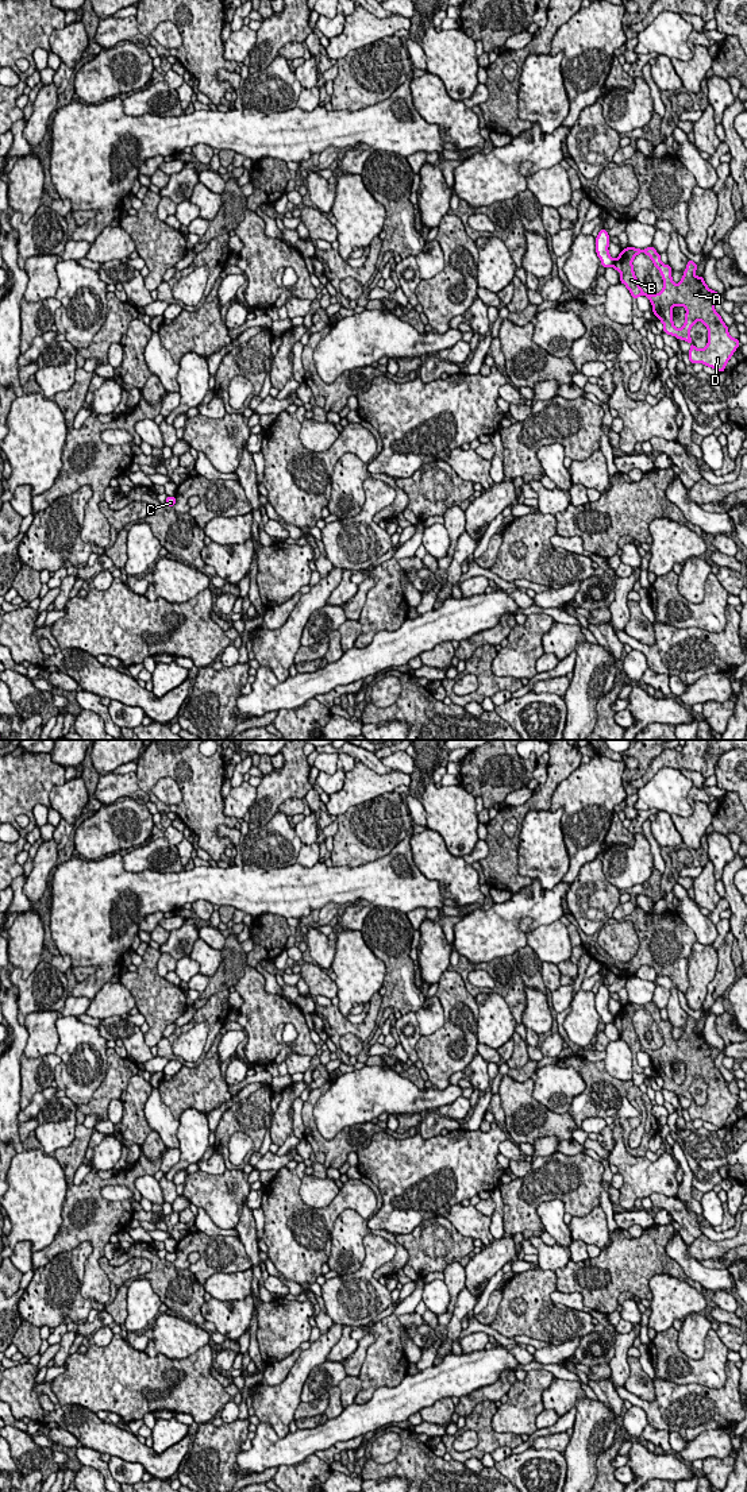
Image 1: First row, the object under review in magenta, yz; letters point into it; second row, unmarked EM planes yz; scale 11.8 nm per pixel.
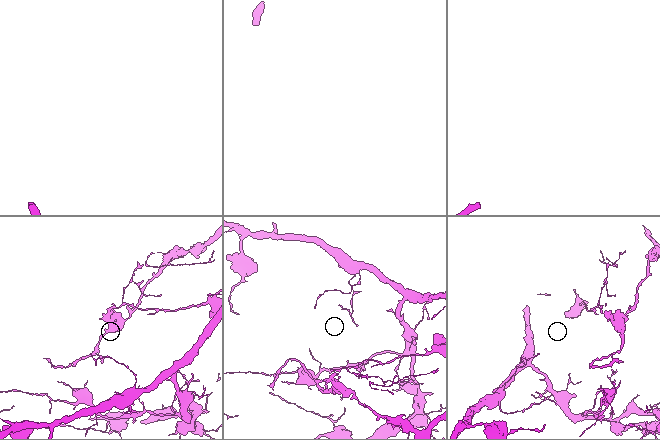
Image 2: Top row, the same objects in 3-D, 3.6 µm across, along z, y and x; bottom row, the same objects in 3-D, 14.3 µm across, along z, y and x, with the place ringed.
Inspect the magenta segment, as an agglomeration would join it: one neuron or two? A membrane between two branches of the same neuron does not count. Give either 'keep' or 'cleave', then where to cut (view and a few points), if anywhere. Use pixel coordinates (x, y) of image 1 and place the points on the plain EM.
cleave | yz (615, 1016), (613, 1022)

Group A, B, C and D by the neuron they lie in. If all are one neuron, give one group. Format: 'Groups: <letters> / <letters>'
Groups: A B D / C

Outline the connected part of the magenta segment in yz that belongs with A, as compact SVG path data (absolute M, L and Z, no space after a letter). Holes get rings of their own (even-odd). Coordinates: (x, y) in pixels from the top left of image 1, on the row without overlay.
M628 1002L625 1006L621 1006L621 1007L620 1007L620 1011L615 1015L615 1022L613 1022L613 1023L615 1023L615 1026L616 1026L617 1029L619 1029L619 1028L621 1029L621 1032L620 1032L620 1038L627 1042L627 1045L629 1046L629 1049L631 1049L631 1052L632 1052L634 1056L636 1056L639 1052L646 1052L646 1053L651 1057L651 1060L652 1060L652 1068L654 1068L655 1073L658 1073L658 1075L662 1077L662 1080L663 1080L663 1083L665 1083L665 1084L663 1084L663 1088L665 1088L665 1090L673 1091L673 1092L675 1092L677 1095L682 1095L682 1096L685 1096L685 1098L688 1098L688 1099L692 1100L692 1103L690 1103L690 1106L689 1106L689 1109L688 1109L689 1117L690 1117L692 1121L693 1121L693 1119L697 1119L697 1118L701 1118L704 1122L709 1122L709 1123L712 1123L712 1125L715 1125L715 1126L717 1126L717 1127L720 1127L720 1129L723 1129L723 1127L725 1126L725 1122L727 1122L729 1114L733 1111L735 1106L740 1102L740 1099L739 1099L739 1095L733 1095L733 1094L729 1092L729 1090L728 1090L728 1083L727 1083L725 1079L723 1077L721 1072L715 1067L715 1059L720 1055L720 1049L711 1046L711 1045L706 1042L706 1040L705 1040L702 1032L701 1032L701 1033L696 1033L696 1032L694 1032L694 1029L696 1029L696 1026L697 1026L697 1019L696 1019L696 1018L693 1018L693 1017L690 1017L690 1015L688 1017L688 1021L686 1021L686 1025L685 1025L685 1028L684 1028L682 1036L681 1036L681 1038L677 1040L677 1041L673 1038L670 1021L669 1021L669 1019L667 1019L667 1021L663 1021L663 1019L661 1018L661 1011L659 1011L659 1009L655 1007L654 1002L650 1002L650 1003L644 1005L644 1006L640 1006L640 1005L635 1005L635 1003L629 1003L629 1002ZM640 1009L647 1010L647 1011L651 1014L654 1022L661 1028L662 1034L663 1034L663 1045L662 1045L661 1049L651 1050L651 1049L644 1049L644 1048L642 1046L642 1044L640 1044L639 1038L638 1038L638 1034L636 1034L636 1032L635 1032L634 1022L632 1022L634 1014L635 1014L638 1010L640 1010ZM678 1061L682 1061L682 1063L686 1065L685 1080L684 1080L684 1083L679 1084L679 1086L674 1083L674 1079L673 1079L673 1072L674 1072L674 1069L671 1068L671 1064L673 1064L673 1063L678 1063ZM697 1076L702 1077L704 1082L708 1084L708 1100L706 1100L706 1103L705 1103L704 1106L698 1106L698 1104L692 1099L692 1094L690 1094L690 1091L689 1091L689 1087L692 1086L692 1083L694 1082L694 1079L696 1079Z

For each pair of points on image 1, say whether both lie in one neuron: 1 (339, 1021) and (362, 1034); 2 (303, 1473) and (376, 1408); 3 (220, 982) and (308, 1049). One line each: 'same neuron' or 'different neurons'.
1: same neuron
2: different neurons
3: different neurons

